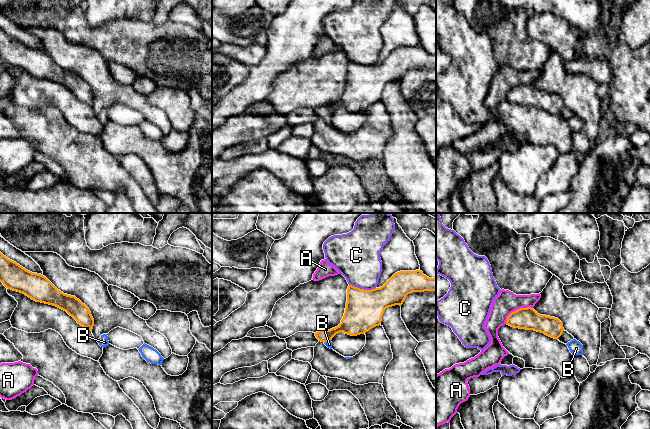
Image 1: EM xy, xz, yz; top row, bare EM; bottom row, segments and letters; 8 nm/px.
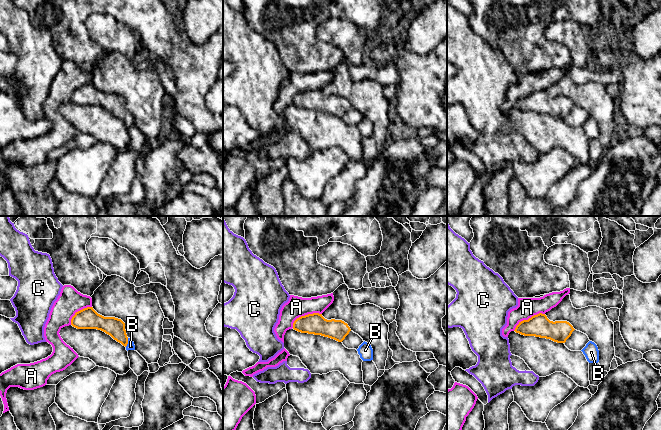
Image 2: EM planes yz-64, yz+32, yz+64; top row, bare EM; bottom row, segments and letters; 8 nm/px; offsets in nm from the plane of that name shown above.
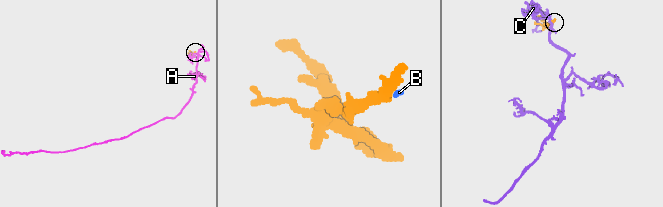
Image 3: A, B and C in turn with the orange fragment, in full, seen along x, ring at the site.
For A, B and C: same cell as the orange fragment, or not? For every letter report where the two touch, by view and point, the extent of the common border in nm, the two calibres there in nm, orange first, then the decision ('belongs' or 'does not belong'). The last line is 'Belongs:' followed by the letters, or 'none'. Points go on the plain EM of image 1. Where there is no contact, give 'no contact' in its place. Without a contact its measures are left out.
A: yz (516, 86) | 260 nm | 180/180 nm | does not belong
B: xz (327, 116) | 70 nm | 200/50 nm | belongs
C: xz (362, 65) | 220 nm | 300/360 nm | does not belong
Belongs: B

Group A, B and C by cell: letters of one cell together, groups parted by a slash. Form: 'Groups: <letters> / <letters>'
Groups: A / B / C

